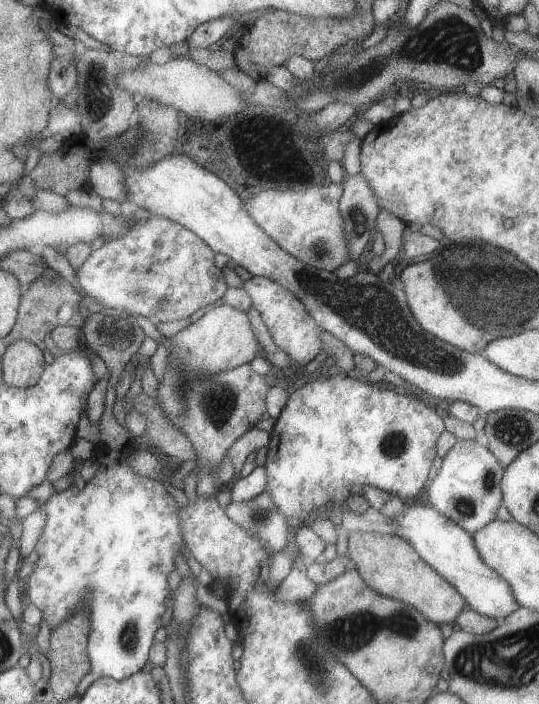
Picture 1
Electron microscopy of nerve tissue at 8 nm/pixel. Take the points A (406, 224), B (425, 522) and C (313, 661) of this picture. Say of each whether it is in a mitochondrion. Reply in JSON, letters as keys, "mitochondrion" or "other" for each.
{"A":"other","B":"other","C":"mitochondrion"}

